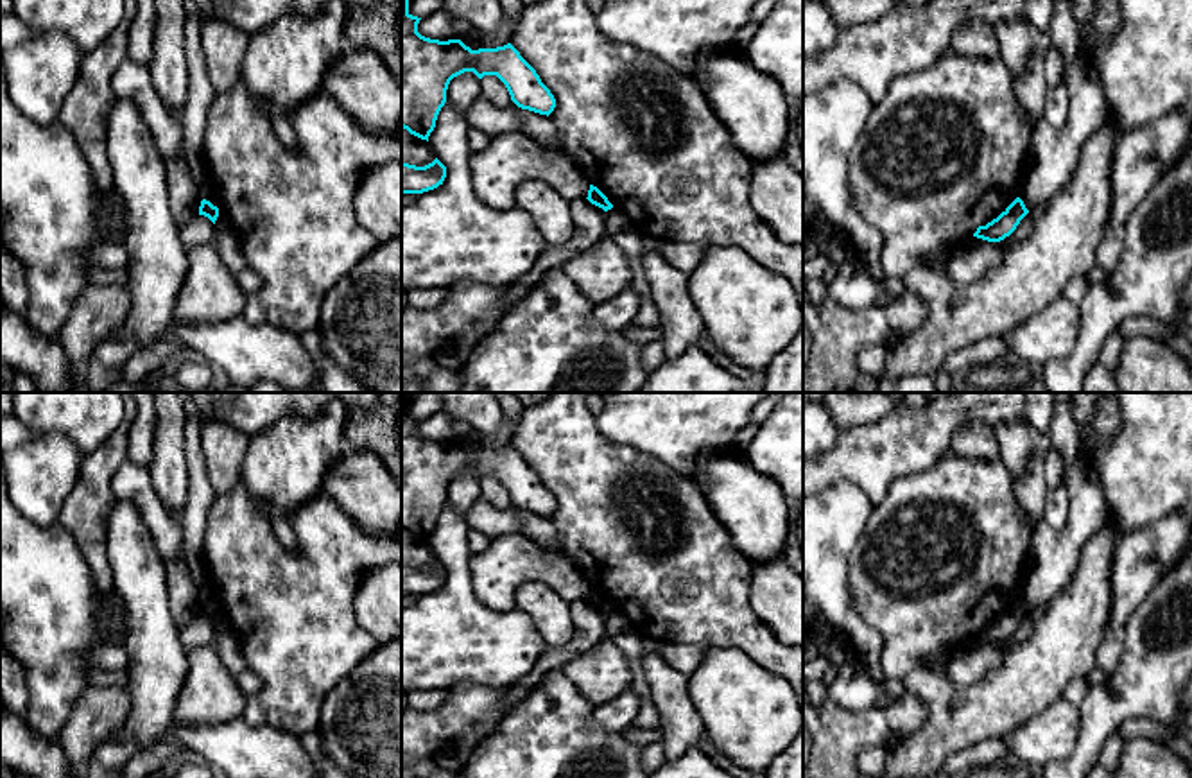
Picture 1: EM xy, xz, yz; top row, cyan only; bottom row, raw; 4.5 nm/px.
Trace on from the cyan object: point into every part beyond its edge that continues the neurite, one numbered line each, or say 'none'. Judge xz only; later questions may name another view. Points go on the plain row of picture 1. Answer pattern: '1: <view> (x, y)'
none

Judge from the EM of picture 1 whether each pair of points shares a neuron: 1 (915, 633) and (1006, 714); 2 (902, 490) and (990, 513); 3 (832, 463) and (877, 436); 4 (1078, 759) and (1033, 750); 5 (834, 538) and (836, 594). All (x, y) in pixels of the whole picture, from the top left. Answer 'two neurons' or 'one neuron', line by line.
1: two neurons
2: one neuron
3: one neuron
4: two neurons
5: one neuron

